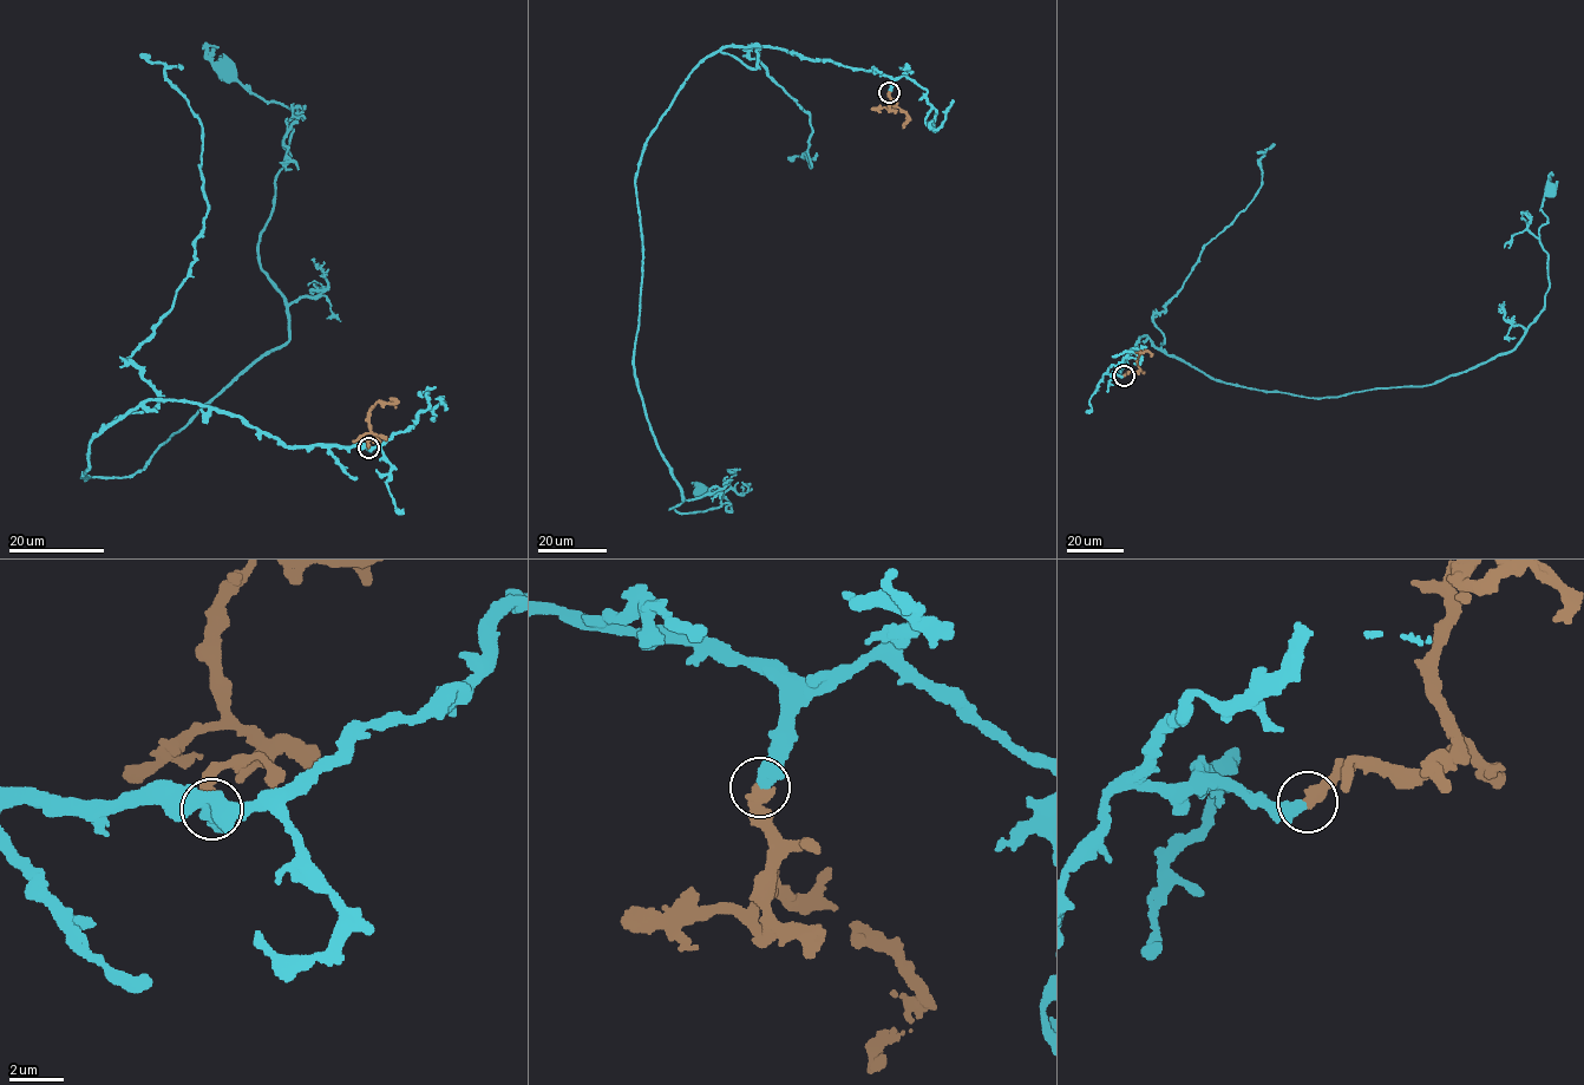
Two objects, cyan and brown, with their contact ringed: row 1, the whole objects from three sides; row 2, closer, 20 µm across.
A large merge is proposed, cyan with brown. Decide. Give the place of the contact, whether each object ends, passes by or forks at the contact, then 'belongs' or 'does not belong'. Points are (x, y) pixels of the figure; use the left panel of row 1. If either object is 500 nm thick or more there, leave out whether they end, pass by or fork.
place (368, 448); belongs

